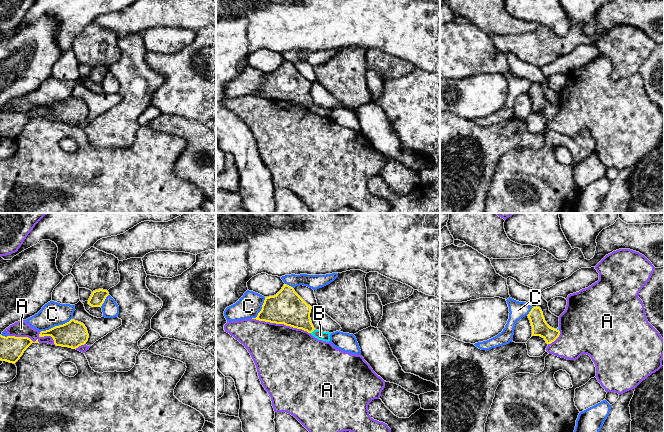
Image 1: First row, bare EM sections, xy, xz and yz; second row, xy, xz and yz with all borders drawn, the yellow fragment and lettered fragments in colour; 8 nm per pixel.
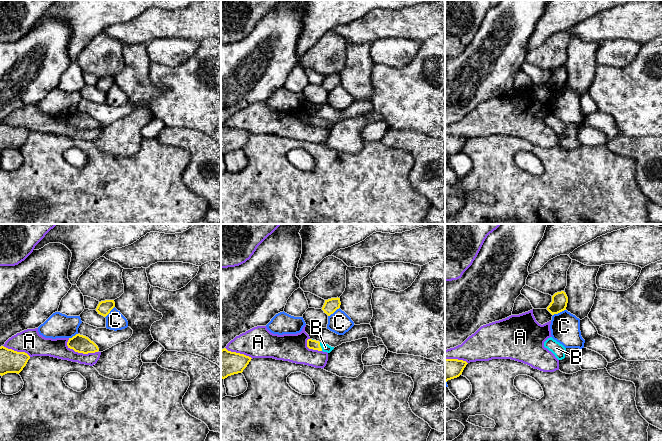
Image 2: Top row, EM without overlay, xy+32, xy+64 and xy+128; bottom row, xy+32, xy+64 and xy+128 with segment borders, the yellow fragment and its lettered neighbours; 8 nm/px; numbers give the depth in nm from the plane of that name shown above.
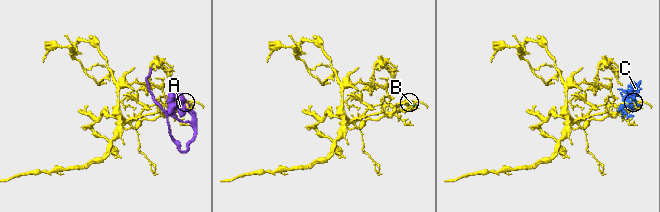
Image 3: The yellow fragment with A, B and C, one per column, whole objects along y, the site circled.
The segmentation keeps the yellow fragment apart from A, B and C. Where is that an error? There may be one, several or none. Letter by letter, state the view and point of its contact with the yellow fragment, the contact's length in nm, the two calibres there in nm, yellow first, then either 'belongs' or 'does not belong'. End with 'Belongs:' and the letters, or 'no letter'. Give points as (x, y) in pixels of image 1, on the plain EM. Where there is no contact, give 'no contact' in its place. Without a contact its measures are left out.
A: meets yellow in xz at (281, 99); contact 480 nm long; 280 nm thick on the yellow side, 460 nm on the other; does not belong
B: meets yellow in xz at (312, 107); contact 60 nm long; 260 nm thick on the yellow side, 80 nm on the other; belongs
C: meets yellow in xy at (56, 102); contact 280 nm long; 220 nm thick on the yellow side, 200 nm on the other; does not belong
Belongs: B

